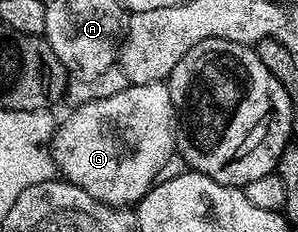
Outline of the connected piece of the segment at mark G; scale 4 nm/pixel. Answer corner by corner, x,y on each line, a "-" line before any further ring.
156,81
150,85
129,85
123,91
119,91
119,95
110,95
108,99
95,99
91,103
83,103
82,105
70,108
70,113
65,118
60,118
59,124
53,131
53,161
57,164
58,174
64,180
69,181
75,187
83,187
83,191
87,191
87,195
91,195
93,200
102,201
105,205
115,205
118,207
133,207
137,202
141,201
149,194
155,182
158,180
159,174
164,170
167,159
171,159
175,155
175,110
171,103
171,95
169,94
169,86
165,81

